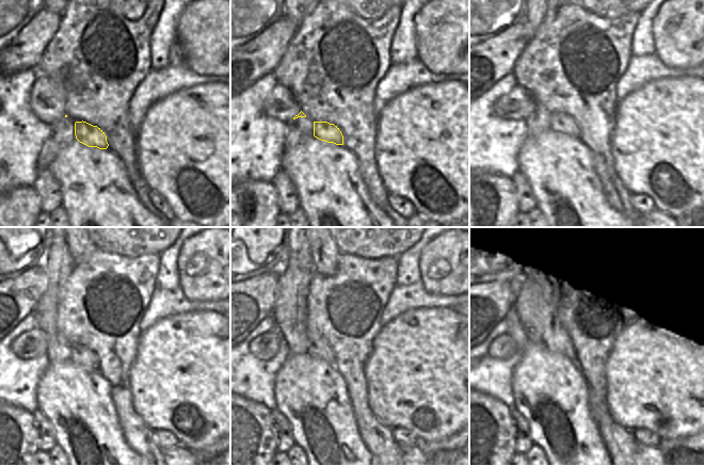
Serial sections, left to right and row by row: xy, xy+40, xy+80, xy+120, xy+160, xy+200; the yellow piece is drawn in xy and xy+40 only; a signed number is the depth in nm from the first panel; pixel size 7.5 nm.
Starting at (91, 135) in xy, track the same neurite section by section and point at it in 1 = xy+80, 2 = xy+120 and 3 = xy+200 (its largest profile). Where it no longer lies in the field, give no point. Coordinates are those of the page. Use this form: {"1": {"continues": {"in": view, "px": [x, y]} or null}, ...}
{"1": {"continues": {"in": "xy+80", "px": [562, 123]}}, "2": {"continues": {"in": "xy+120", "px": [46, 310]}}, "3": {"continues": {"in": "xy+200", "px": [536, 304]}}}

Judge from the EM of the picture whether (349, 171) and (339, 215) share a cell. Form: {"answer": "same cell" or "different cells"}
{"answer": "same cell"}

